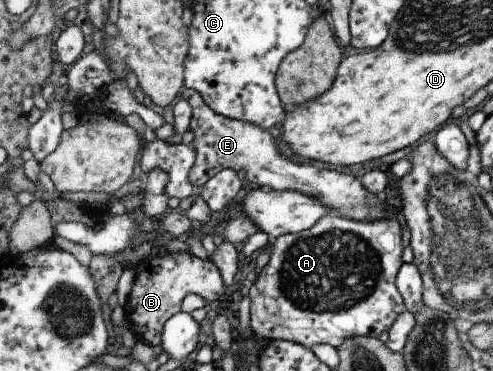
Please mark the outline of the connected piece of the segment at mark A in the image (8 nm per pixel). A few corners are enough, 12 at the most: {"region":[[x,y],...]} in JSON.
{"region":[[394,216],[272,241],[251,331],[312,349],[406,310]]}

